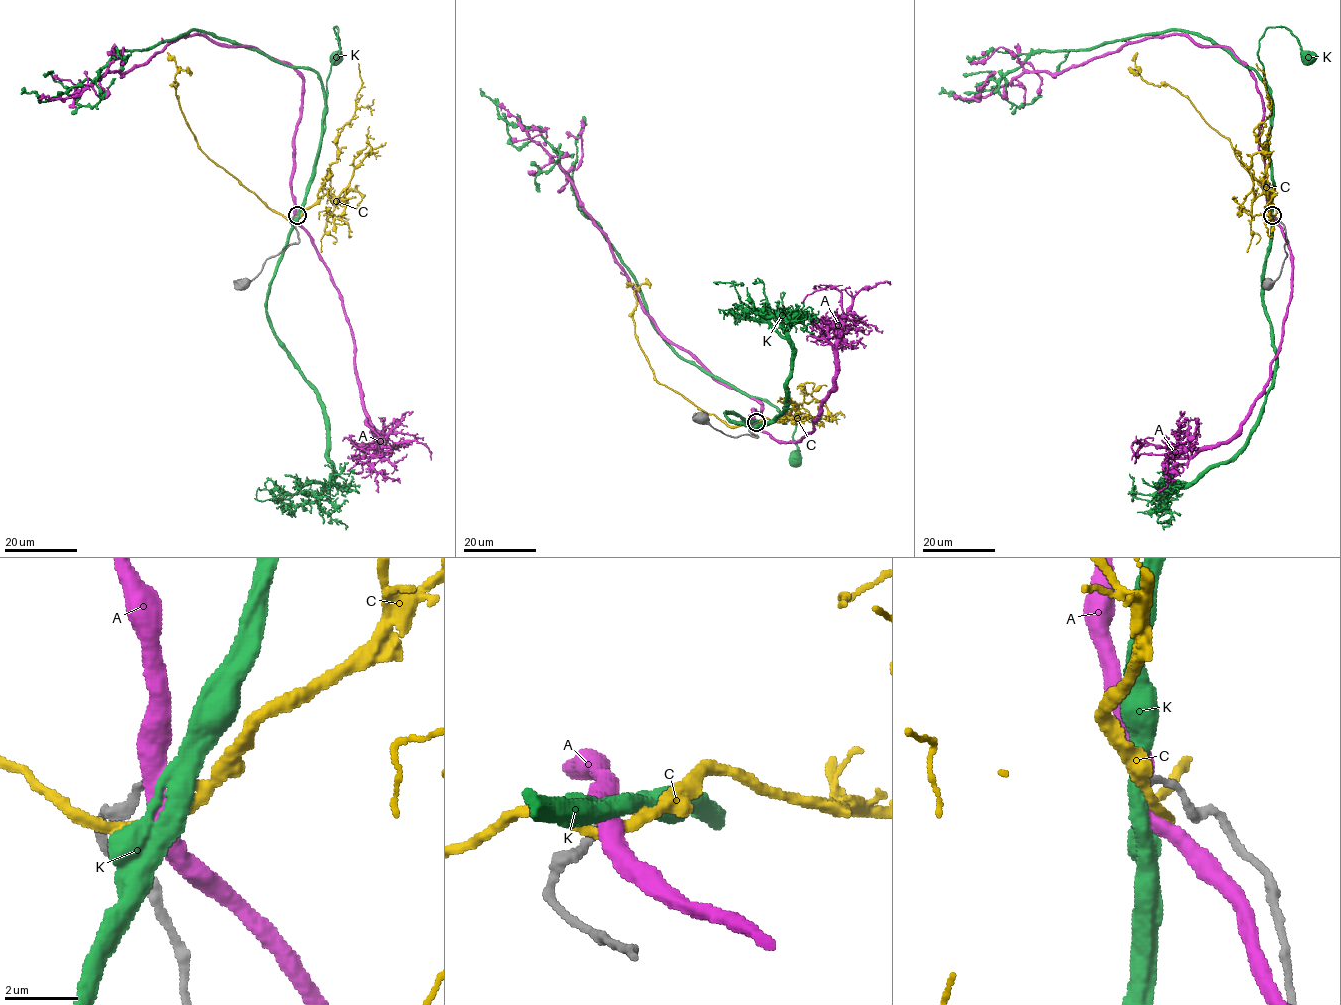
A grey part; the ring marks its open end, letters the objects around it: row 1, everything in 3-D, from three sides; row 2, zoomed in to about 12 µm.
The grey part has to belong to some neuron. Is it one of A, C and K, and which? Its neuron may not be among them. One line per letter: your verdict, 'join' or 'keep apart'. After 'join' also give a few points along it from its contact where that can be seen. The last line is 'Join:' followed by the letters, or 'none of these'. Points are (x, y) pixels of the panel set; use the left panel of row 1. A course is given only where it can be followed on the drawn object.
A: keep apart
C: join; it runs (298, 215), (294, 220), (286, 219), (268, 208), (198, 144), (176, 95), (178, 67), (167, 53)
K: keep apart
Join: C

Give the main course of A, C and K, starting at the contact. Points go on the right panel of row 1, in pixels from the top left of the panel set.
A: (1272, 215), (1258, 148), (1262, 96), (1228, 48), (1149, 36), (1058, 73), (1023, 72), (979, 96), (988, 76)
C: (1272, 215), (1273, 220), (1277, 208), (1227, 138), (1183, 95), (1166, 83), (1147, 83), (1135, 63), (1137, 53)
K: (1271, 215), (1268, 146), (1272, 107), (1270, 88), (1257, 54), (1258, 41), (1268, 27), (1287, 27), (1307, 55)

